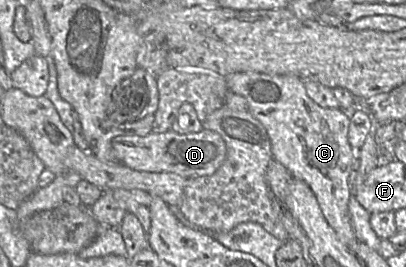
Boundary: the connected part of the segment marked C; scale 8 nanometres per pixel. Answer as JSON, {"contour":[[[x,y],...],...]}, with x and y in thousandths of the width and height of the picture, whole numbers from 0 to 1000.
{"contour":[[[586,270],[557,292],[564,337],[606,375],[611,416],[655,483],[672,596],[766,704],[833,891],[847,914],[872,918],[882,895],[860,798],[860,663],[879,577],[857,528],[860,416],[786,397],[756,356],[751,303],[729,285]]]}

